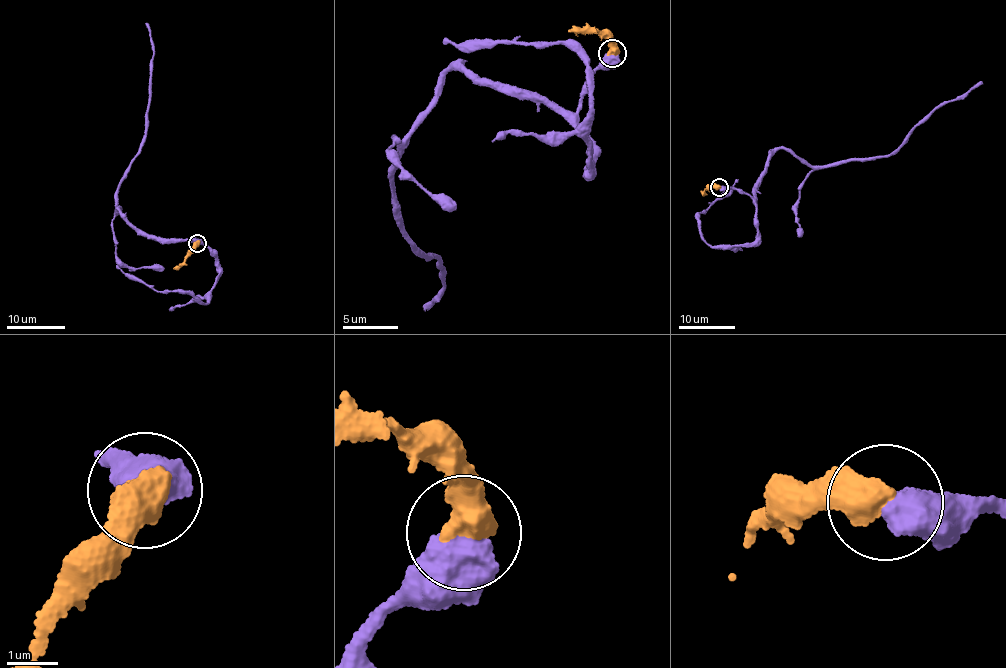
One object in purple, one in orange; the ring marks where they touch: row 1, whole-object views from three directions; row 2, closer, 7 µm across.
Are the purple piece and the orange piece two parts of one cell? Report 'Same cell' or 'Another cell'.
Another cell

